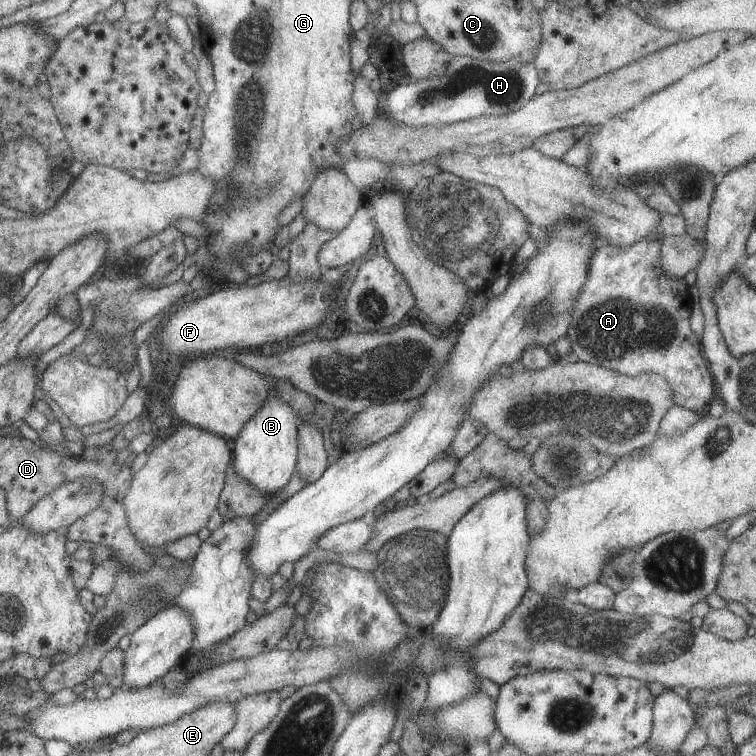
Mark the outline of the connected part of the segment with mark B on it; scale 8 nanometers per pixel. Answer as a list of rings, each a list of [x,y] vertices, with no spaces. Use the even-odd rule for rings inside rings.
[[[271,395],[260,404],[234,438],[231,466],[251,487],[258,488],[266,495],[273,496],[273,493],[282,490],[297,472],[297,418],[289,403],[277,395]]]

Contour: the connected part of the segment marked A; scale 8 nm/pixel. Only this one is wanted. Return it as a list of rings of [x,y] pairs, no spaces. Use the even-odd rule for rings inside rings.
[[[663,233],[638,240],[629,246],[606,245],[595,249],[588,261],[587,278],[576,296],[571,324],[565,338],[579,361],[599,365],[634,377],[644,372],[661,375],[670,386],[675,405],[702,414],[712,401],[714,382],[702,354],[700,338],[689,327],[691,296],[683,277],[670,277],[660,267]]]

